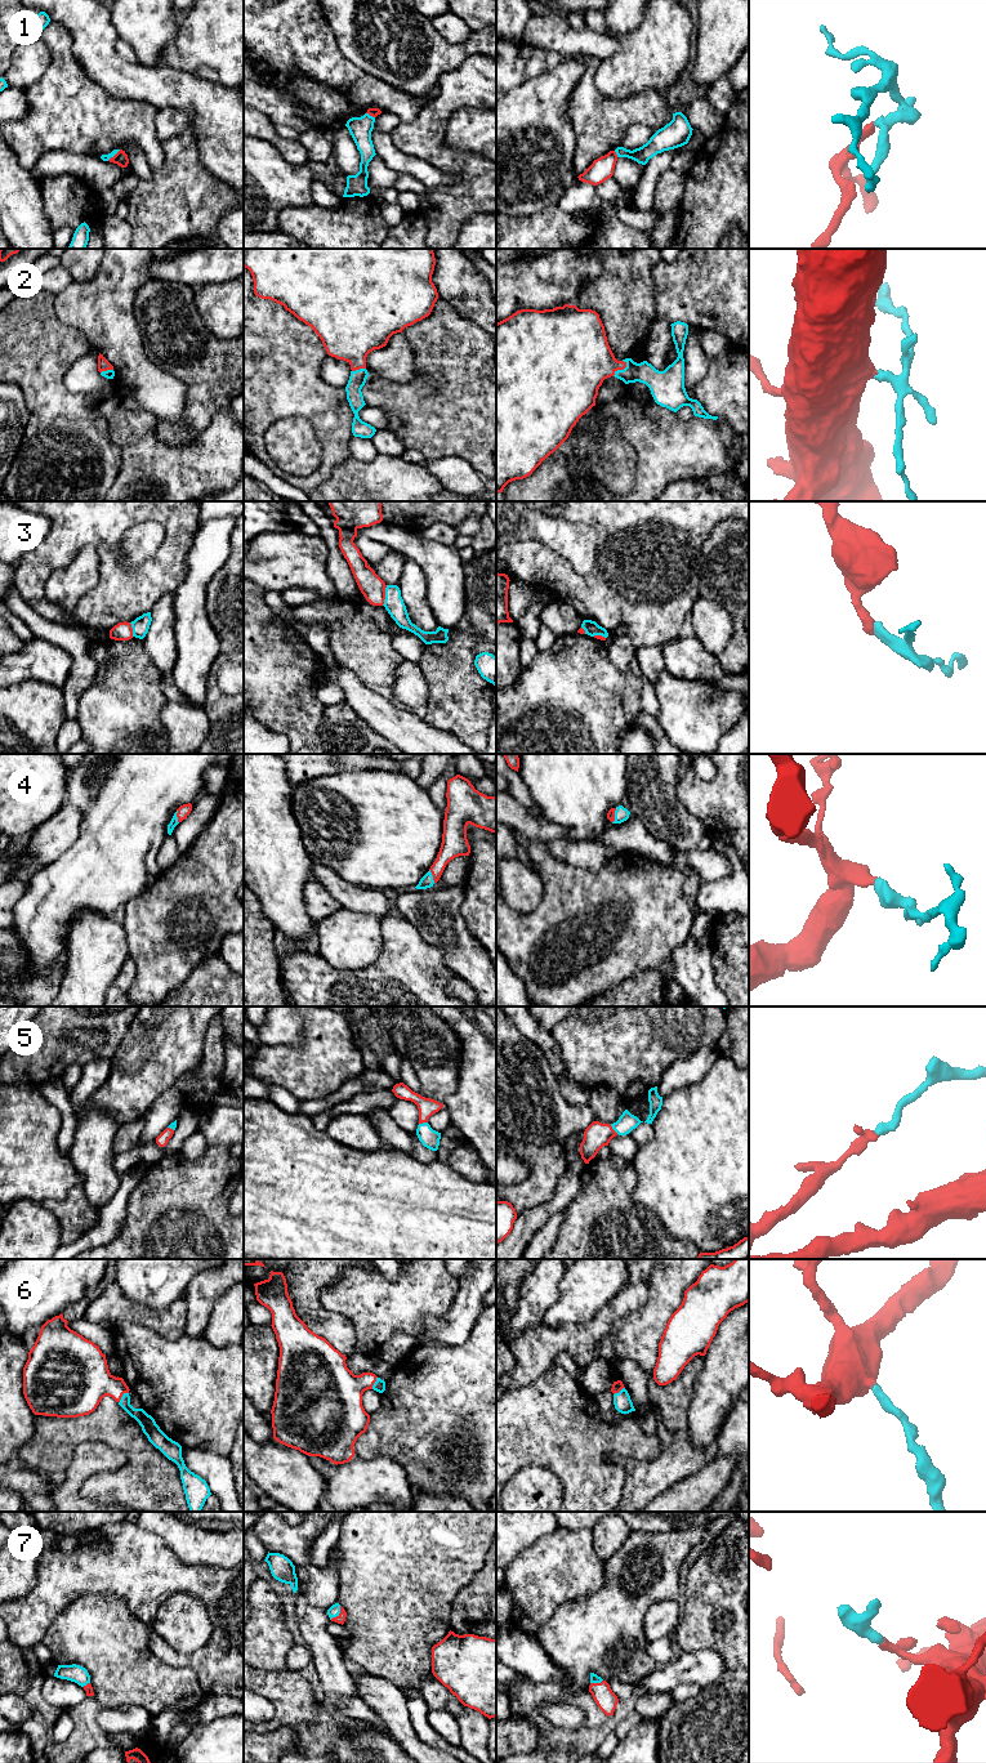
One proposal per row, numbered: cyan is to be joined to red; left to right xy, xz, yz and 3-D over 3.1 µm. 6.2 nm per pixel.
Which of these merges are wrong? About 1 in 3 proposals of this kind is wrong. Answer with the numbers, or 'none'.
1, 3

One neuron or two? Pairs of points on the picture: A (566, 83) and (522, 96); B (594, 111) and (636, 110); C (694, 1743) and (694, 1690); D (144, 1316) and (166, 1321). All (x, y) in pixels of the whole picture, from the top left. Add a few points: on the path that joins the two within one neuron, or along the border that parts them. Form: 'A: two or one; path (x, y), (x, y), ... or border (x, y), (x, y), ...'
A: one; path (556, 85), (547, 94), (532, 96)
B: one; path (605, 111), (625, 111)
C: two; border (701, 1688), (696, 1695), (674, 1703)
D: one; path (150, 1317), (161, 1321)

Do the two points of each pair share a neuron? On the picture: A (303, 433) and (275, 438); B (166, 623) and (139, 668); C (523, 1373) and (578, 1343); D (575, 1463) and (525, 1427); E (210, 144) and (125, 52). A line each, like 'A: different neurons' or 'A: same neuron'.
A: same neuron
B: different neurons
C: same neuron
D: same neuron
E: different neurons

